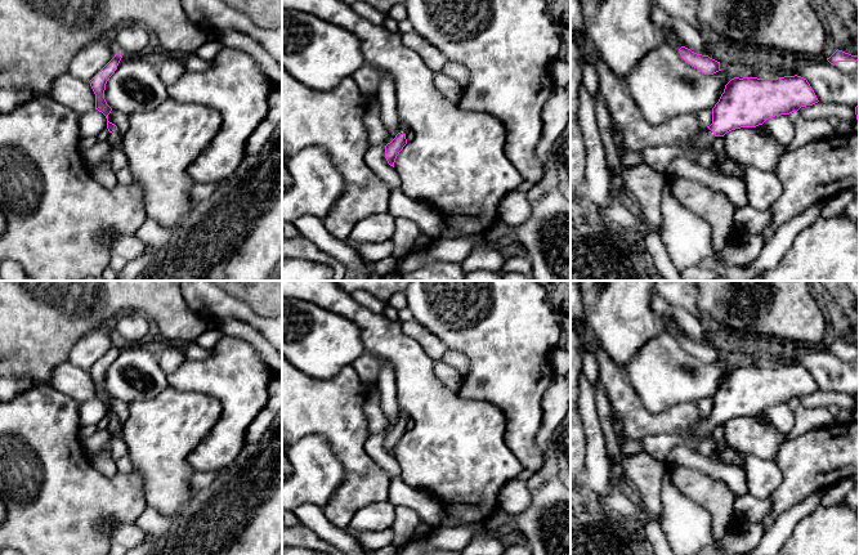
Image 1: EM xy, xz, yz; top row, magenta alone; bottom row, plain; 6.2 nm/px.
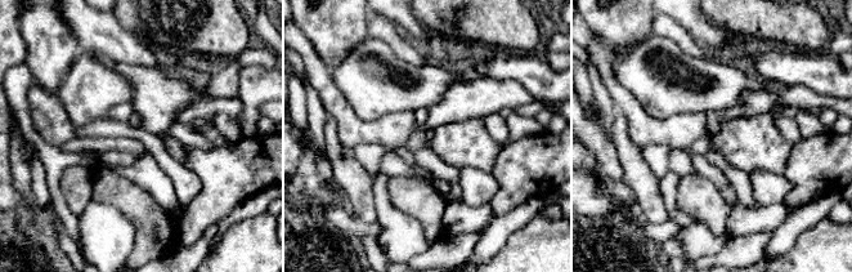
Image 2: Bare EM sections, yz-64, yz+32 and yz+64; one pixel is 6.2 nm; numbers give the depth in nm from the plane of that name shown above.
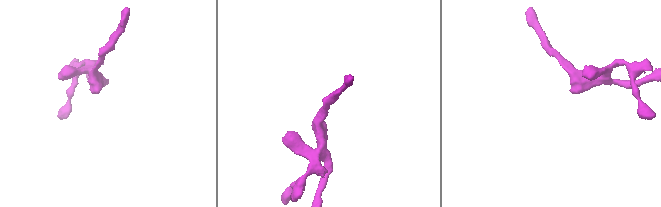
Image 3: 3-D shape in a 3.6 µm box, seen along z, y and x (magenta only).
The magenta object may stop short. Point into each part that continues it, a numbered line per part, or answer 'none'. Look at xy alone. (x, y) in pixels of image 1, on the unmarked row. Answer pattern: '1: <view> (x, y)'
1: xy (115, 425)

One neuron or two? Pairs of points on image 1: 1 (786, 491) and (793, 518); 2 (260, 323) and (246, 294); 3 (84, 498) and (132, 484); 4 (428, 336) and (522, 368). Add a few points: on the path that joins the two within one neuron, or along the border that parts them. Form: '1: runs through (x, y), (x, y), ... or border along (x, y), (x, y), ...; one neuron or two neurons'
1: border along (818, 492), (784, 510), (769, 527); two neurons
2: border along (231, 294), (242, 299), (258, 314), (268, 318); two neurons
3: runs through (95, 498), (117, 498), (120, 496); one neuron
4: border along (417, 323), (430, 330), (448, 348); two neurons

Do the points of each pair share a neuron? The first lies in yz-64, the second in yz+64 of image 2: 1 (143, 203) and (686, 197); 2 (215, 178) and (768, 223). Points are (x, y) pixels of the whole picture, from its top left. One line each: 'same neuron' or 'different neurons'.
1: same neuron
2: different neurons

